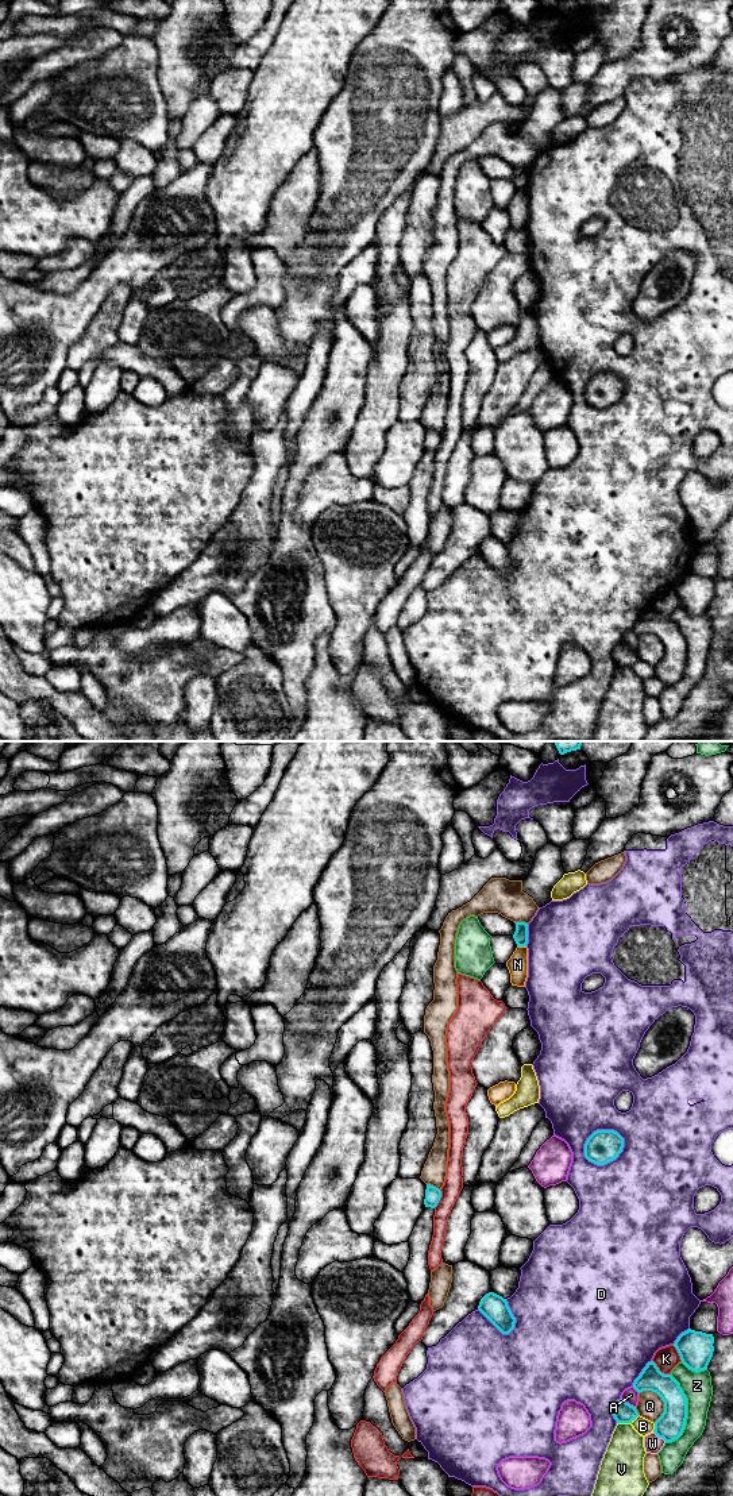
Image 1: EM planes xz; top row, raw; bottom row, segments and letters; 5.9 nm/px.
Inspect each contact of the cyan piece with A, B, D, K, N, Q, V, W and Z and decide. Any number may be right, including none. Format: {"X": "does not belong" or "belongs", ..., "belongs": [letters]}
{"A": "does not belong", "B": "does not belong", "D": "does not belong", "K": "does not belong", "N": "does not belong", "Q": "does not belong", "V": "does not belong", "W": "does not belong", "Z": "does not belong", "belongs": []}

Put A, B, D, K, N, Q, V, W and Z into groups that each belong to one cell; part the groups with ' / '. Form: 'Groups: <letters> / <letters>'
Groups: A / B / D / K / N W Z / Q / V

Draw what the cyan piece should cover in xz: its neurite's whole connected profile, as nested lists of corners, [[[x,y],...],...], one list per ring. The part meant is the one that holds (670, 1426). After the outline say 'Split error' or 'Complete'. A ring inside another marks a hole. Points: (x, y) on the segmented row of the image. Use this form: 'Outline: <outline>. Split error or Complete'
Outline: [[[653,1361],[648,1362],[640,1376],[634,1380],[633,1388],[656,1392],[664,1401],[664,1412],[655,1422],[653,1433],[666,1442],[678,1439],[686,1426],[687,1397],[679,1383],[671,1376],[659,1370]]]. Complete

